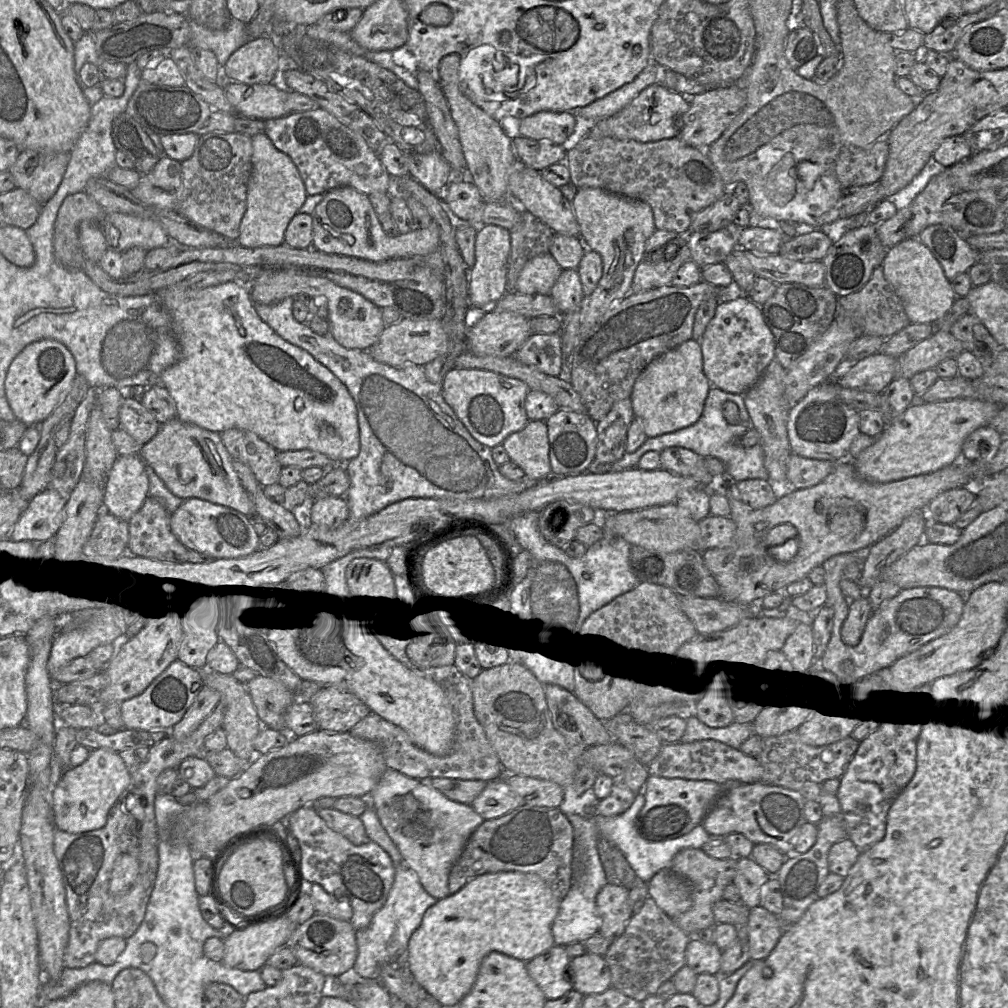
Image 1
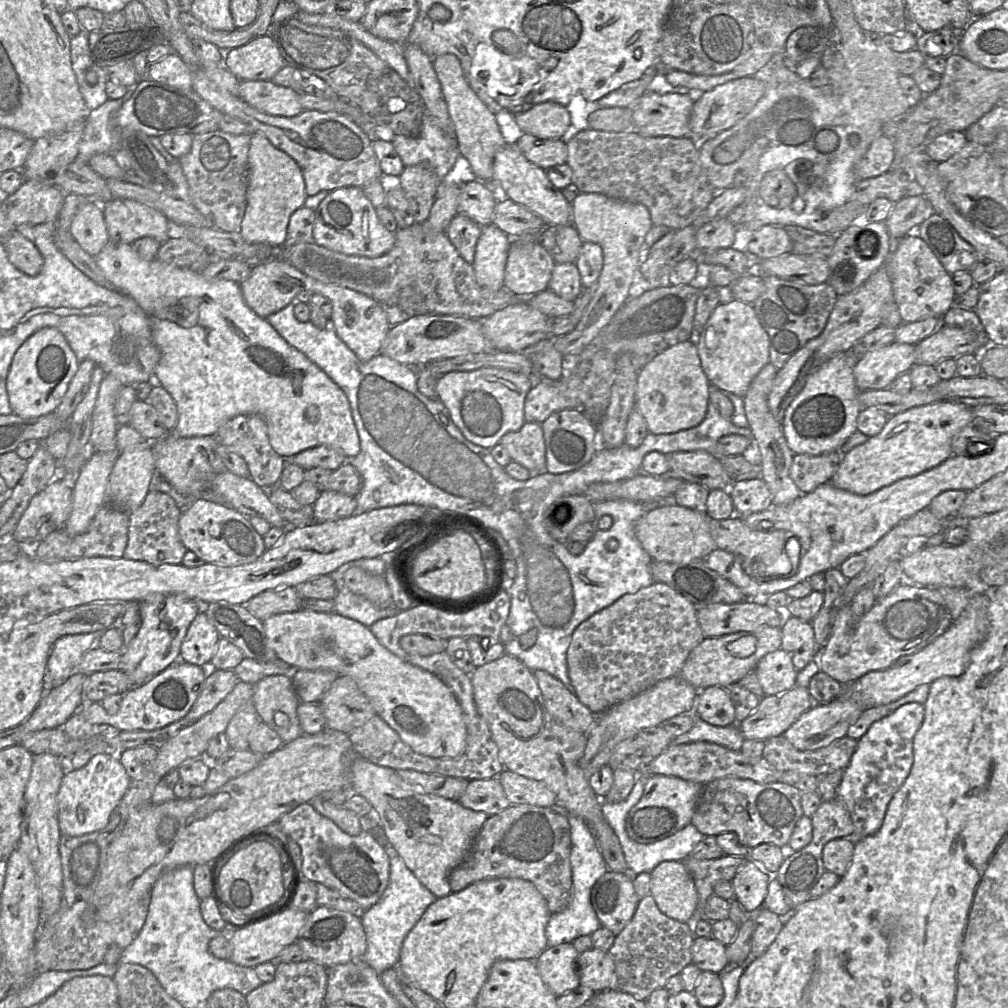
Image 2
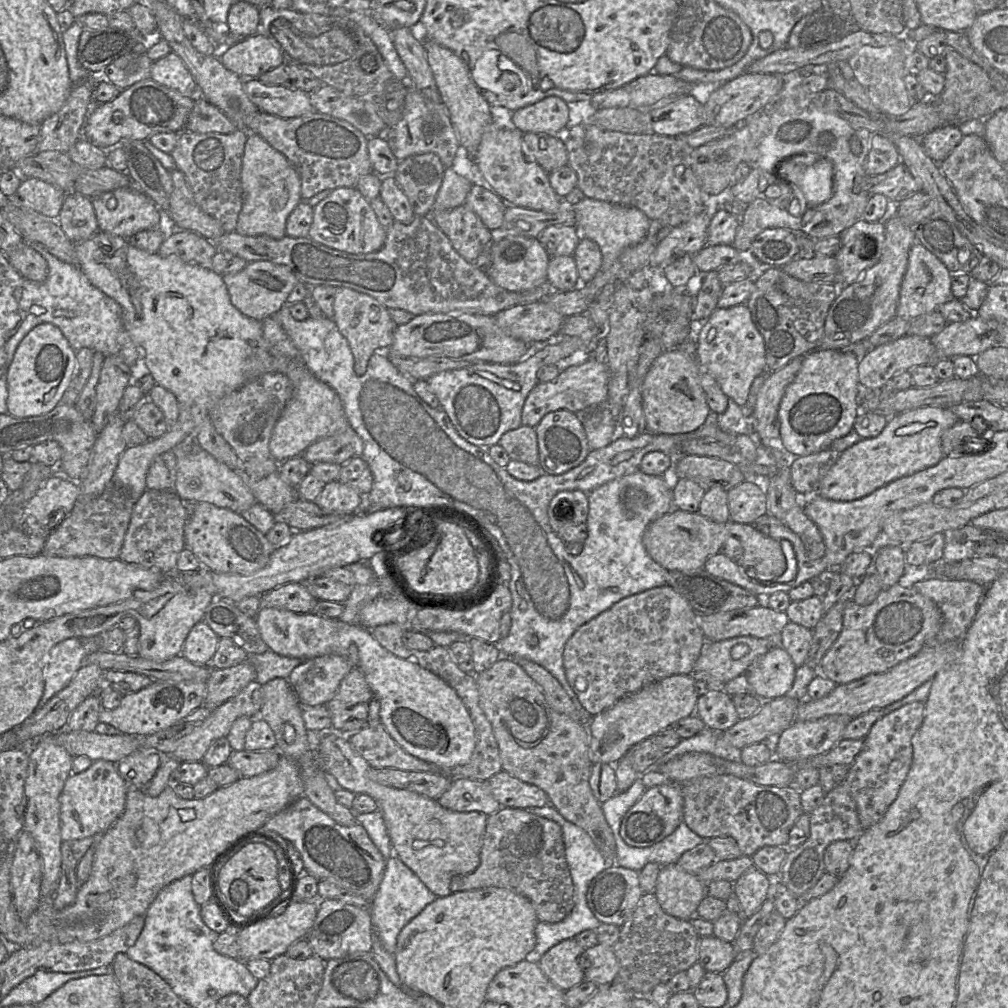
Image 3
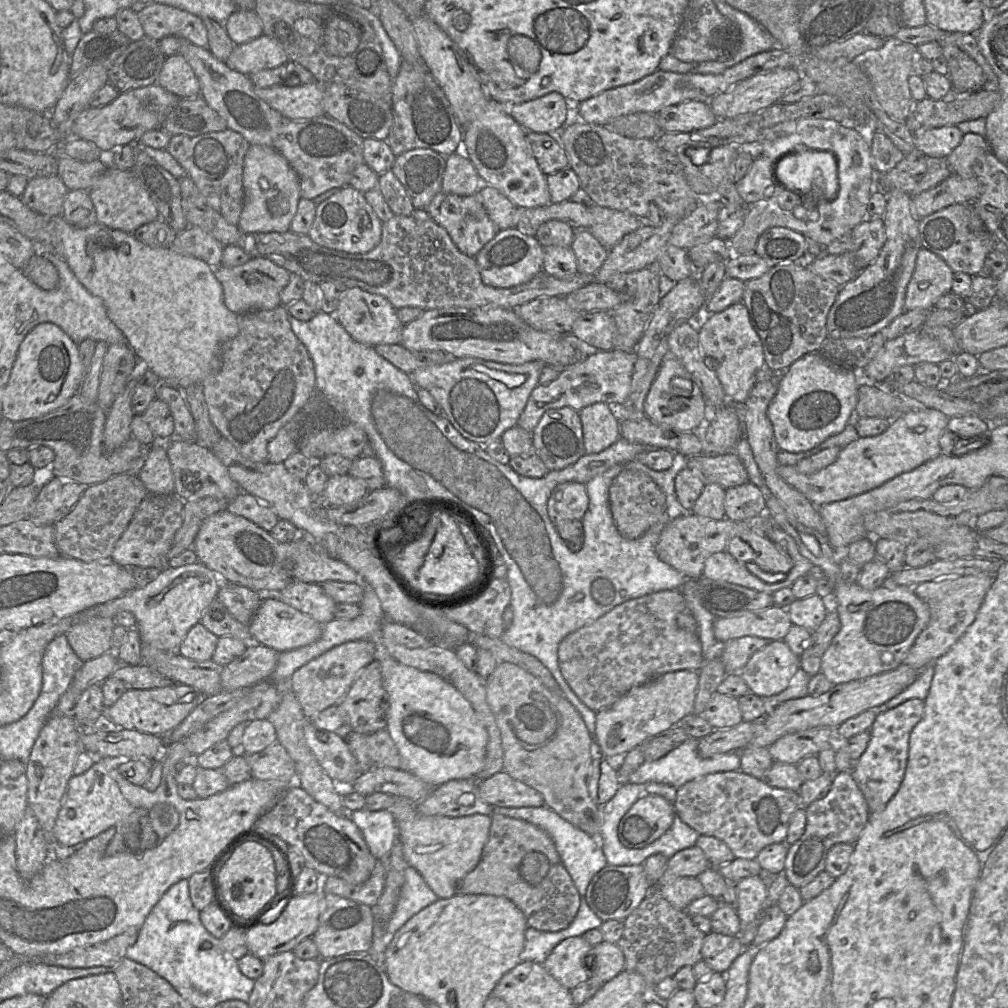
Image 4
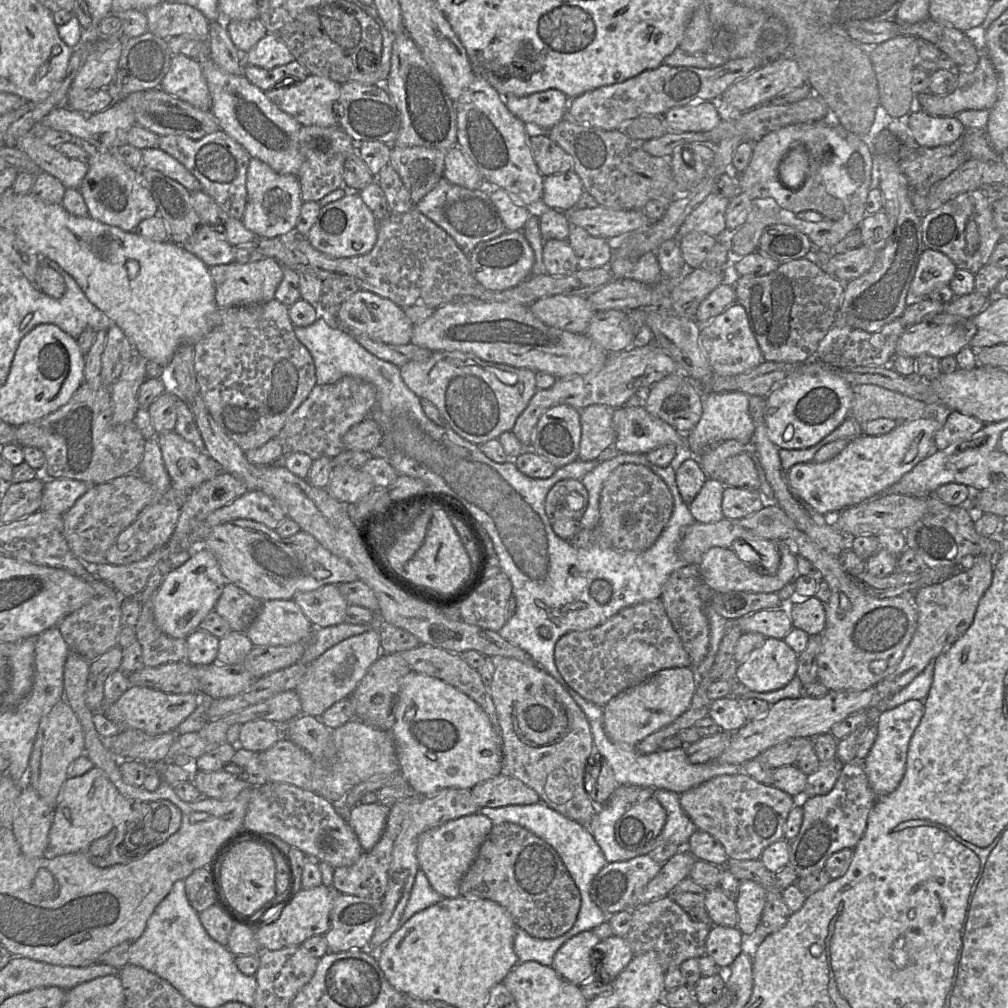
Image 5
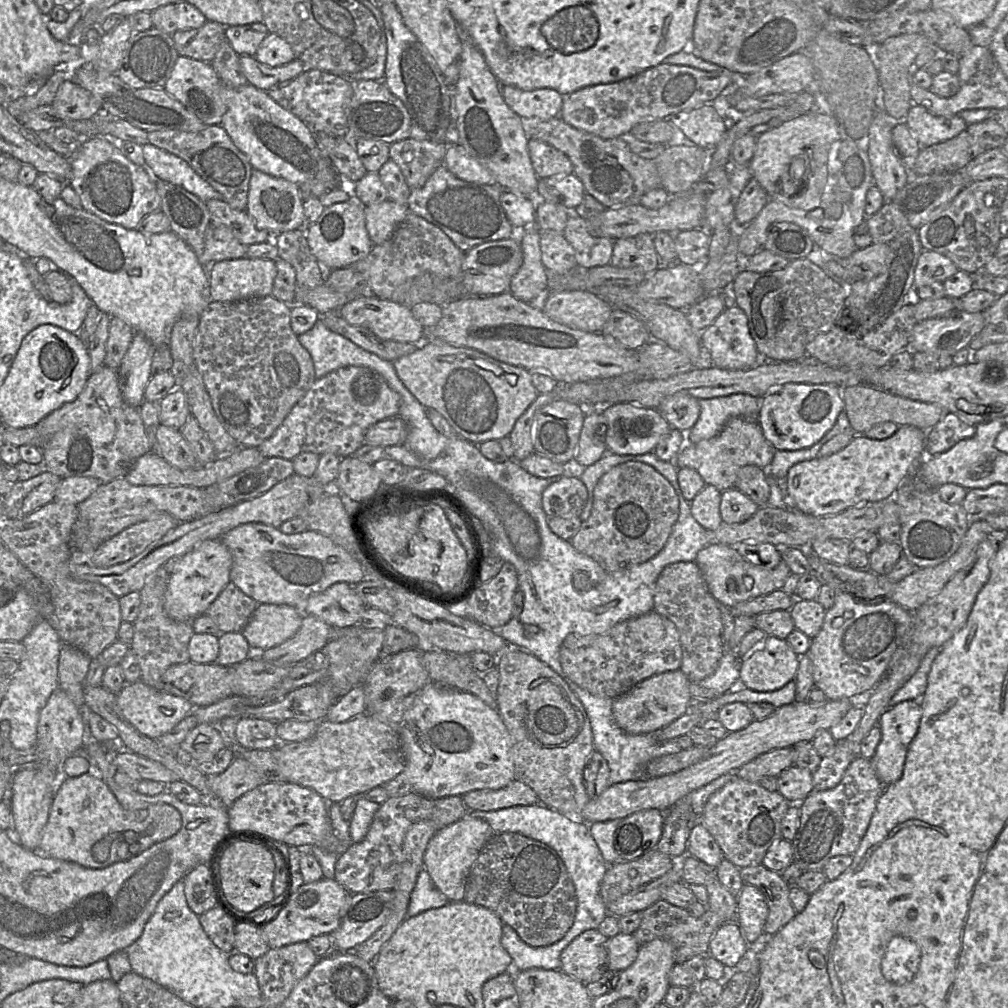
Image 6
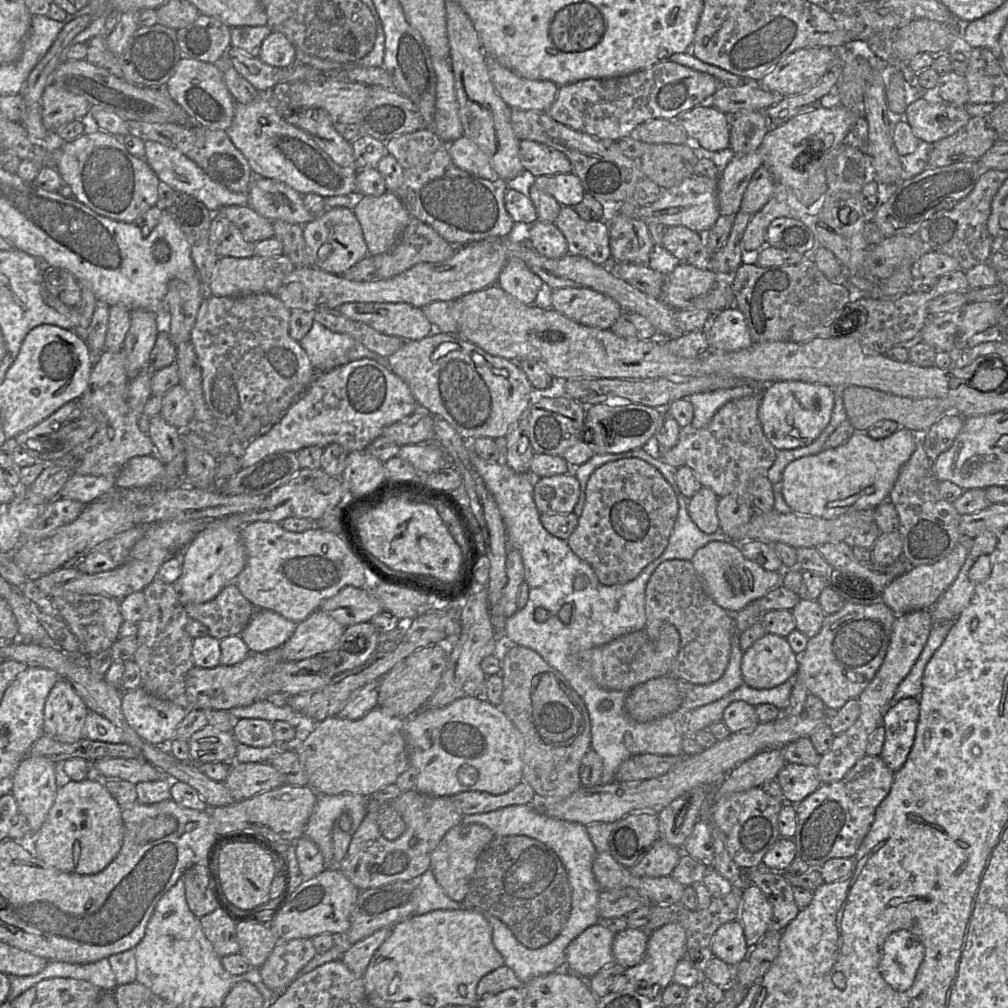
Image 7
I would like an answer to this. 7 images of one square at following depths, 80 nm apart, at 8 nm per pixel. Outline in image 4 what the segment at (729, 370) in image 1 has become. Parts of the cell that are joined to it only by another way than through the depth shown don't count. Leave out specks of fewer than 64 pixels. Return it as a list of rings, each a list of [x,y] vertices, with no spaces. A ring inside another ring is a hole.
[[[742,302],[721,312],[708,314],[699,323],[701,350],[716,373],[728,401],[743,406],[756,384],[756,373],[765,365],[760,337],[751,325],[747,307]]]

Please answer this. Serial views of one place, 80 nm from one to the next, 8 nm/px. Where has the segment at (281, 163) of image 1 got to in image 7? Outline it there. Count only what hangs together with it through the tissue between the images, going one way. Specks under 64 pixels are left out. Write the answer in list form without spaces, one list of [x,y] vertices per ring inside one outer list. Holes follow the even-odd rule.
[[[254,177],[247,205],[270,221],[282,220],[303,226],[316,218],[305,208],[303,195],[285,183],[268,178]]]

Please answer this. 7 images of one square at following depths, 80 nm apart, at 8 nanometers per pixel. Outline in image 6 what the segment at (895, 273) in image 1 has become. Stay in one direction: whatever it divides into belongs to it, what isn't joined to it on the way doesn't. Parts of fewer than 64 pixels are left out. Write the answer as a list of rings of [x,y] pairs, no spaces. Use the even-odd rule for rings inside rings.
[[[923,250],[918,258],[914,274],[914,289],[933,282],[943,283],[958,271],[946,256],[934,251]]]

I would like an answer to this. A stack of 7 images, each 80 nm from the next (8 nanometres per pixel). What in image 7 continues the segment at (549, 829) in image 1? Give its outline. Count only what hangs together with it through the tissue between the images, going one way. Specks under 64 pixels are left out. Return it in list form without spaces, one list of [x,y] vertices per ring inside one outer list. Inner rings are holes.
[[[524,835],[493,837],[480,854],[465,899],[466,904],[486,911],[505,923],[515,938],[530,949],[554,940],[565,925],[571,910],[571,886],[568,874],[557,854],[542,842]]]

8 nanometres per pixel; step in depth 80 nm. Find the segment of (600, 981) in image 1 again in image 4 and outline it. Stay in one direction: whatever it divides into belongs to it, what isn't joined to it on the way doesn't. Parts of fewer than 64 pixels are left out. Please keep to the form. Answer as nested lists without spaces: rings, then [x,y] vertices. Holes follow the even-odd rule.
[[[602,941],[586,954],[584,966],[591,971],[591,977],[606,983],[625,969],[625,958],[616,943]]]

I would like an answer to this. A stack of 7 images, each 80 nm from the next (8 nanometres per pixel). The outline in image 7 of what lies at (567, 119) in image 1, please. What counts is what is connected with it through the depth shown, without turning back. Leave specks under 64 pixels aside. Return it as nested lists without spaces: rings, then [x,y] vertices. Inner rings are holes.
[[[486,53],[485,63],[497,94],[511,109],[546,112],[555,101],[560,86],[554,82],[523,78]]]

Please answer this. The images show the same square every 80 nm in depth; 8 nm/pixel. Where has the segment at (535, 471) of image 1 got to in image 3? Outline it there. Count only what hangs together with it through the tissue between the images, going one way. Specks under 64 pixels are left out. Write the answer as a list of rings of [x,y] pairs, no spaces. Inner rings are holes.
[[[521,425],[505,432],[499,441],[510,459],[527,464],[539,464],[539,451],[535,427]]]

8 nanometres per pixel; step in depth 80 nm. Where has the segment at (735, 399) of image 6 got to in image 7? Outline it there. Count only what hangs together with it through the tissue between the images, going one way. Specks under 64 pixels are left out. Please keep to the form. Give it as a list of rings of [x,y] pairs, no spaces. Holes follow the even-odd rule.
[[[751,385],[731,389],[719,389],[711,392],[692,394],[688,397],[693,405],[694,416],[690,426],[693,429],[706,427],[718,410],[729,401],[755,395],[757,387]]]

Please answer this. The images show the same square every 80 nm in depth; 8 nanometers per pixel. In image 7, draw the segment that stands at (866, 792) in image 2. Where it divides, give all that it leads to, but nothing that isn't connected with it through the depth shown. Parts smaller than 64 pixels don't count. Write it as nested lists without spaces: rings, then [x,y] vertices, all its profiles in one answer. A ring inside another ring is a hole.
[[[916,697],[892,703],[883,716],[885,740],[880,757],[892,772],[897,772],[907,759],[914,742],[918,717],[919,701]]]

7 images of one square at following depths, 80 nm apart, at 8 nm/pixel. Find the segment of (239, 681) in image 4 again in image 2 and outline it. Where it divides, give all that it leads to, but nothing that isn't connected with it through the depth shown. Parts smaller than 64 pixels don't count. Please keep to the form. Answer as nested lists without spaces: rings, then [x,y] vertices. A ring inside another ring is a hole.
[[[211,663],[201,666],[206,671],[203,689],[187,715],[177,721],[189,726],[210,713],[239,682],[233,670],[218,670]]]

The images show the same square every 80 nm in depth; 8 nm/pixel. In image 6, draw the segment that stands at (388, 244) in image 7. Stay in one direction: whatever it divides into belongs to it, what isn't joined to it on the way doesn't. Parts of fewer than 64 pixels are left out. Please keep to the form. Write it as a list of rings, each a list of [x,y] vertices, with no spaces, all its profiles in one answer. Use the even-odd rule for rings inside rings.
[[[390,199],[365,206],[366,229],[372,243],[379,245],[387,241],[408,212],[407,205]]]

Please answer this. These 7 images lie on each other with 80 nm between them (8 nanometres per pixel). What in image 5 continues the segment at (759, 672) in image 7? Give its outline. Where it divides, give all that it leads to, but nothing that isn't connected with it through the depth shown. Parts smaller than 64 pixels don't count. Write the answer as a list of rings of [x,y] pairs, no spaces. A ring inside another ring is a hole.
[[[767,637],[748,657],[734,668],[734,679],[742,688],[754,692],[769,692],[786,686],[795,677],[798,654],[783,639]]]

